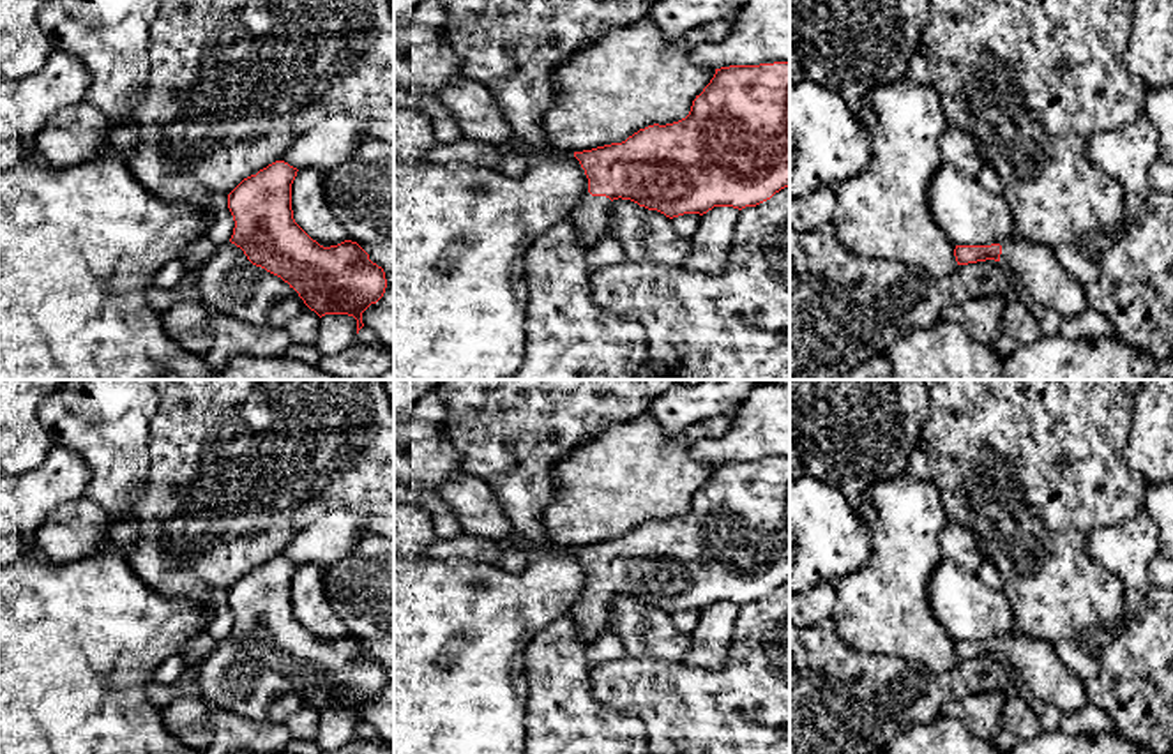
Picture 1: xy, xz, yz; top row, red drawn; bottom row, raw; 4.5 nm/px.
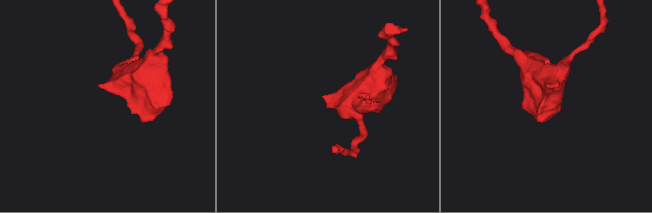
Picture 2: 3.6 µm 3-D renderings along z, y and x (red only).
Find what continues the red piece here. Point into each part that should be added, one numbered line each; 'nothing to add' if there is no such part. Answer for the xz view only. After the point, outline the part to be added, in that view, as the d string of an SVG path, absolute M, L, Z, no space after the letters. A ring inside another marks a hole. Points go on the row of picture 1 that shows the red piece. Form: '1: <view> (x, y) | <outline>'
1: xz (590, 219) | M588 191L583 200L569 215L569 221L576 228L579 240L592 247L595 245L606 233L609 219L608 212L611 207L611 200L606 196L592 196Z

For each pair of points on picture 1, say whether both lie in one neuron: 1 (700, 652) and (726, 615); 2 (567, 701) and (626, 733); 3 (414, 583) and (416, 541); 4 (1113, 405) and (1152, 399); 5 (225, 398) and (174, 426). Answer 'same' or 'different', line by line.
1: same
2: same
3: different
4: different
5: same

